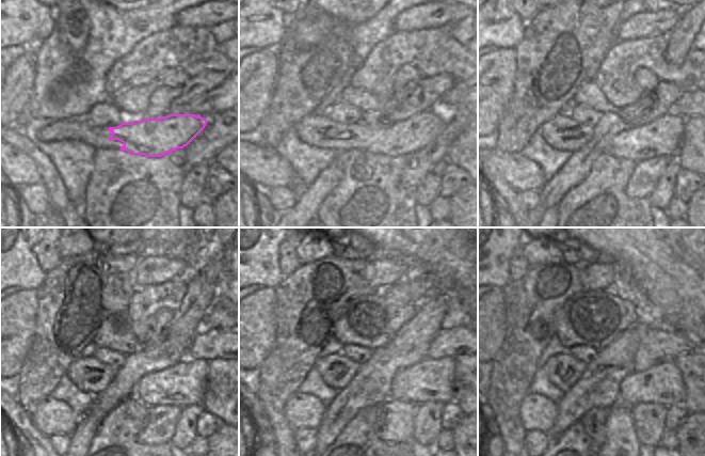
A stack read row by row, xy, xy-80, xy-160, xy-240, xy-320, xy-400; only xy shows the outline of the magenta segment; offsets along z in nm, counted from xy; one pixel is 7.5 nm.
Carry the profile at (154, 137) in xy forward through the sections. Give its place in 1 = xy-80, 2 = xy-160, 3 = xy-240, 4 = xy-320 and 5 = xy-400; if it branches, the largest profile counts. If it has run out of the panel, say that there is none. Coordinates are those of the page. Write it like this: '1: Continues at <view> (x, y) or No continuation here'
1: Continues at xy-80 (403, 138)
2: Continues at xy-160 (662, 136)
3: Continues at xy-240 (183, 383)
4: Continues at xy-320 (428, 380)
5: Continues at xy-400 (662, 383)

